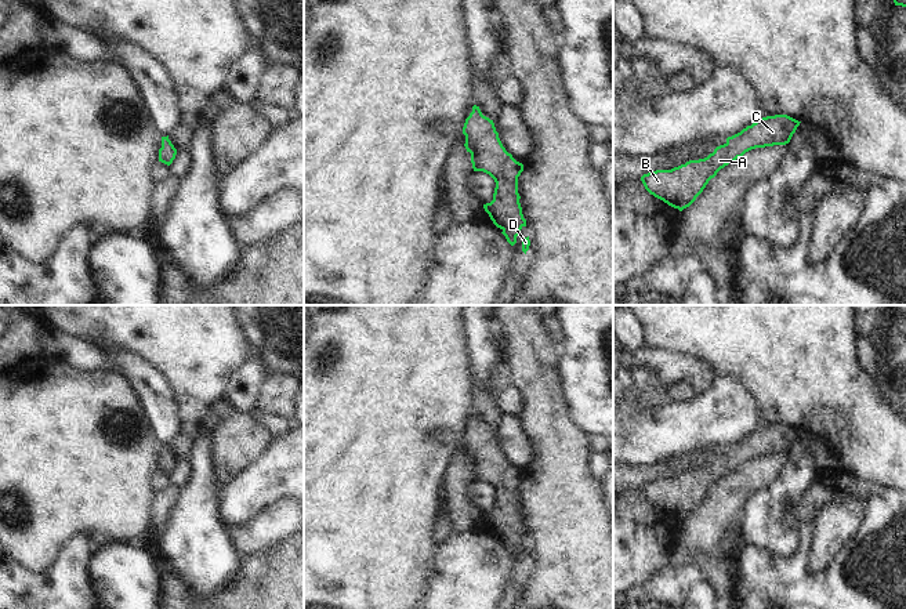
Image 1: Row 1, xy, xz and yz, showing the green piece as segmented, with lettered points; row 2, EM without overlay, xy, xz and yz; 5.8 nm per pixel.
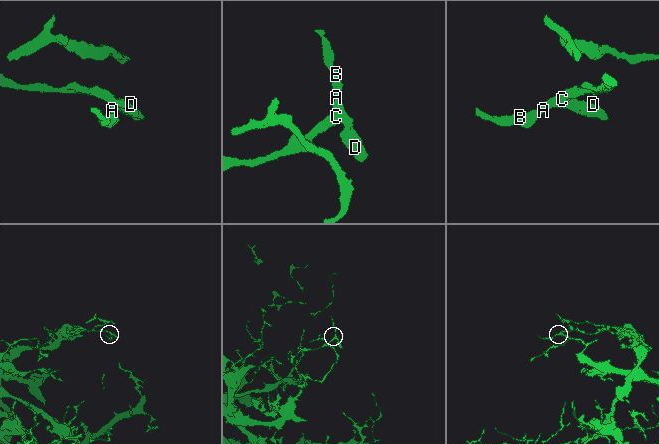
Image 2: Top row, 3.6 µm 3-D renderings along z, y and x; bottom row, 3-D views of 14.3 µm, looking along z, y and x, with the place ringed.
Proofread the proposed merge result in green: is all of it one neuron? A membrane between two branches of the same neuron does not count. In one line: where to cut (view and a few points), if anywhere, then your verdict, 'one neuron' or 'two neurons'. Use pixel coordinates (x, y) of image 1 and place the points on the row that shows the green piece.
cut none; one neuron

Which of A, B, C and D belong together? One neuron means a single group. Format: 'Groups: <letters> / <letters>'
Groups: A B C D

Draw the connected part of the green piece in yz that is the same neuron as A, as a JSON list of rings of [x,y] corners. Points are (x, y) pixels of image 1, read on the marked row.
[[[787,115],[762,117],[751,126],[743,128],[740,133],[728,137],[726,142],[717,146],[714,152],[710,153],[707,157],[699,160],[689,160],[685,164],[681,164],[671,170],[656,170],[644,174],[641,177],[641,181],[650,195],[663,200],[668,206],[682,211],[696,200],[696,197],[709,184],[709,181],[714,178],[721,168],[735,162],[738,157],[742,157],[746,152],[751,149],[789,144],[800,123],[801,122]]]

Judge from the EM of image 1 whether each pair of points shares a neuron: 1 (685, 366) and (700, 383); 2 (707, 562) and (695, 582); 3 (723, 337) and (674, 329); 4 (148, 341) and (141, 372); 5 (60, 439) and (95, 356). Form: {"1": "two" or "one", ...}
{"1": "one", "2": "two", "3": "one", "4": "two", "5": "two"}

